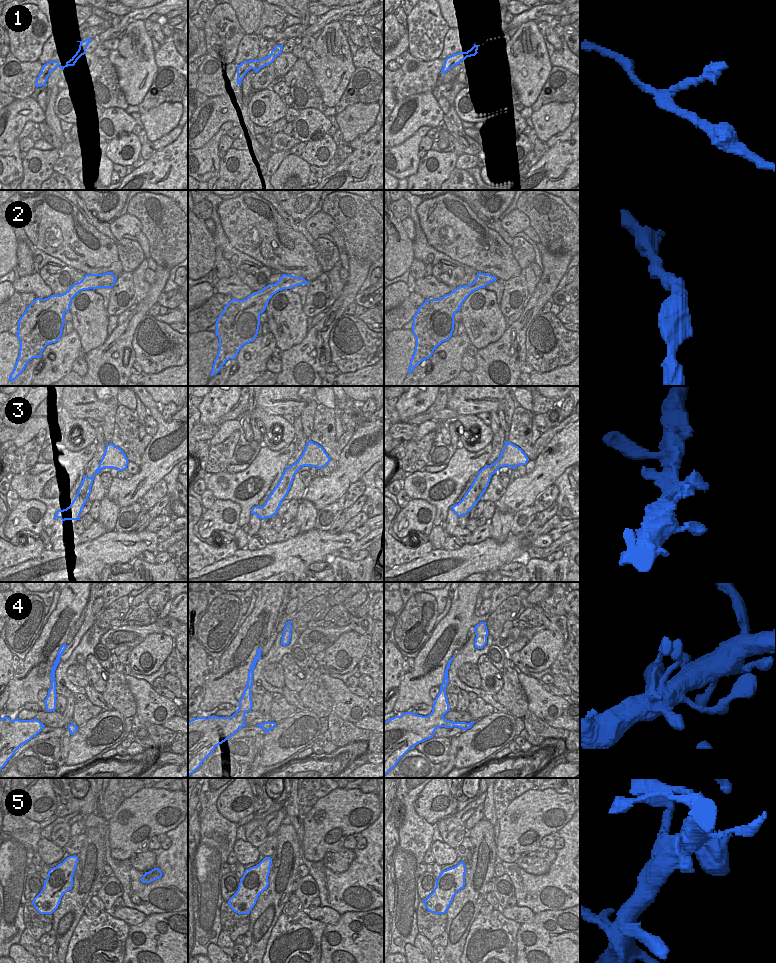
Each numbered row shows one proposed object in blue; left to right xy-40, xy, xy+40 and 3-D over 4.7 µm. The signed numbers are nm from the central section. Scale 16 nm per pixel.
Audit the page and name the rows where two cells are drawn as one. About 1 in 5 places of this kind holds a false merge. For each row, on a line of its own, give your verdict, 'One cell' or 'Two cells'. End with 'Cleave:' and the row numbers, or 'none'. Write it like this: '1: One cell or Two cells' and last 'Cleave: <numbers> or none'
1: One cell
2: One cell
3: One cell
4: One cell
5: One cell
Cleave: none

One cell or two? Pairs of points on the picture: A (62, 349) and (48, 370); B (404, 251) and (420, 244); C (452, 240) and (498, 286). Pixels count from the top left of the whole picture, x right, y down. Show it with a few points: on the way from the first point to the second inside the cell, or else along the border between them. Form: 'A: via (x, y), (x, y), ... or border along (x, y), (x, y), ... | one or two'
A: via (62, 354), (53, 365) | one
B: border along (411, 241), (414, 257) | two
C: border along (497, 278), (503, 282) | two

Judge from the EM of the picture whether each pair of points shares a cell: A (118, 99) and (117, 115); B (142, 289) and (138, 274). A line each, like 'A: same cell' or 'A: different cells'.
A: different cells
B: same cell

